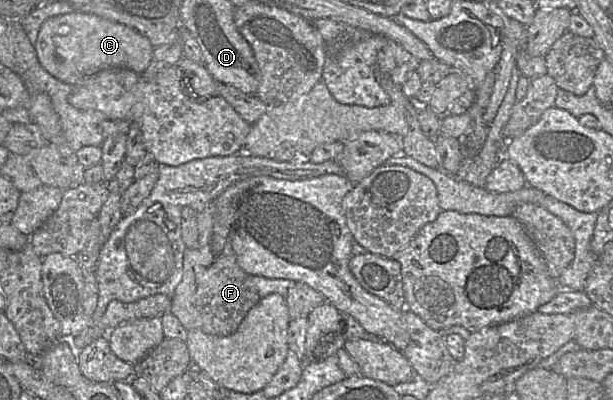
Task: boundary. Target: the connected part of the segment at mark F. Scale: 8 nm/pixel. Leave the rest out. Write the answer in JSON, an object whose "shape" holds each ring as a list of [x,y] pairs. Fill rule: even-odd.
{"shape":[[[214,203],[197,214],[199,229],[199,246],[186,249],[183,258],[183,275],[171,297],[170,311],[177,317],[186,329],[200,329],[205,333],[217,336],[227,336],[234,333],[247,313],[261,299],[253,282],[253,275],[247,274],[238,264],[235,251],[224,227],[215,221]]]}

